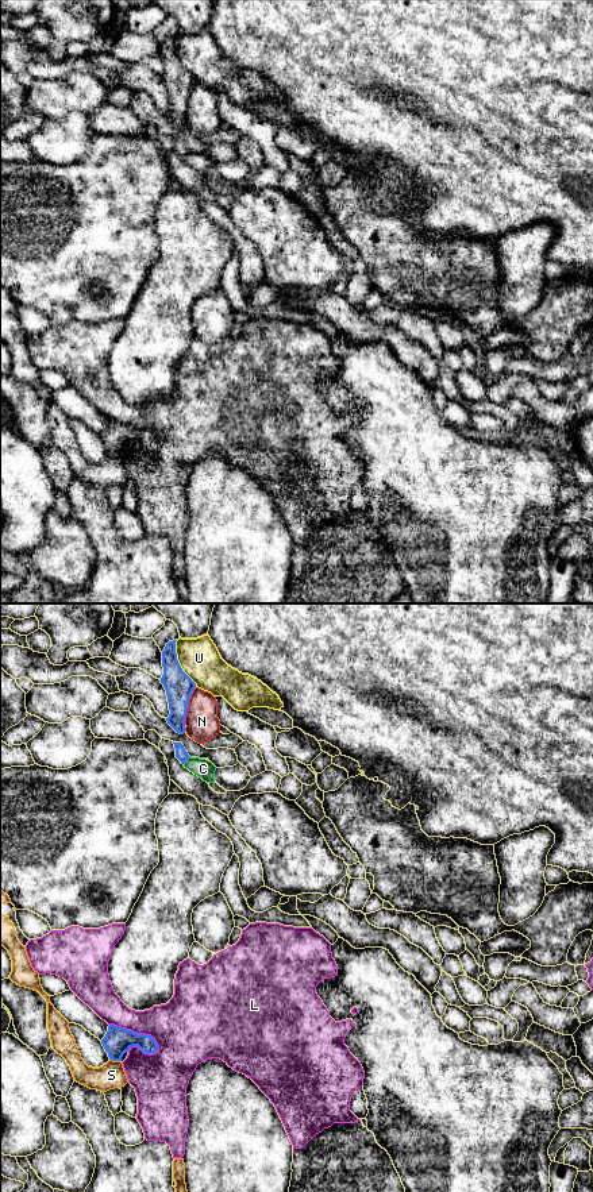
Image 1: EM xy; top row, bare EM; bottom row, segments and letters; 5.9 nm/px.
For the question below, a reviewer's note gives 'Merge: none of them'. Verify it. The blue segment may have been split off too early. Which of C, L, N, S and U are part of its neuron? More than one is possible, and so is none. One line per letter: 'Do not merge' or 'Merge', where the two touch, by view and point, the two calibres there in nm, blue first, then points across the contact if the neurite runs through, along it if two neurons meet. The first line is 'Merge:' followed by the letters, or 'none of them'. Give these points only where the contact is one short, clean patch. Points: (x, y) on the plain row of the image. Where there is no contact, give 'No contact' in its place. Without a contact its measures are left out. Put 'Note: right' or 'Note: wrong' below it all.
Merge: none of them
C: Do not merge. Touches blue at xy (185, 155). Thickness 70 nm (blue) against 110 nm
L: Do not merge. Touches blue at xy (138, 429). Thickness 160 nm (blue) against 320 nm
N: Do not merge. Touches blue at xy (187, 101). Thickness 170 nm (blue) against 200 nm
S: Do not merge. Touches blue at xy (115, 455). Thickness 160 nm (blue) against 160 nm. Boundary: xy (110, 454), (120, 456)
U: Do not merge. Touches blue at xy (178, 58). Thickness 170 nm (blue) against 240 nm. Boundary: xy (176, 35), (176, 54), (181, 65), (196, 81)
Note: right

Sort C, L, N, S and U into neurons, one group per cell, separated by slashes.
C / L / N / S / U

